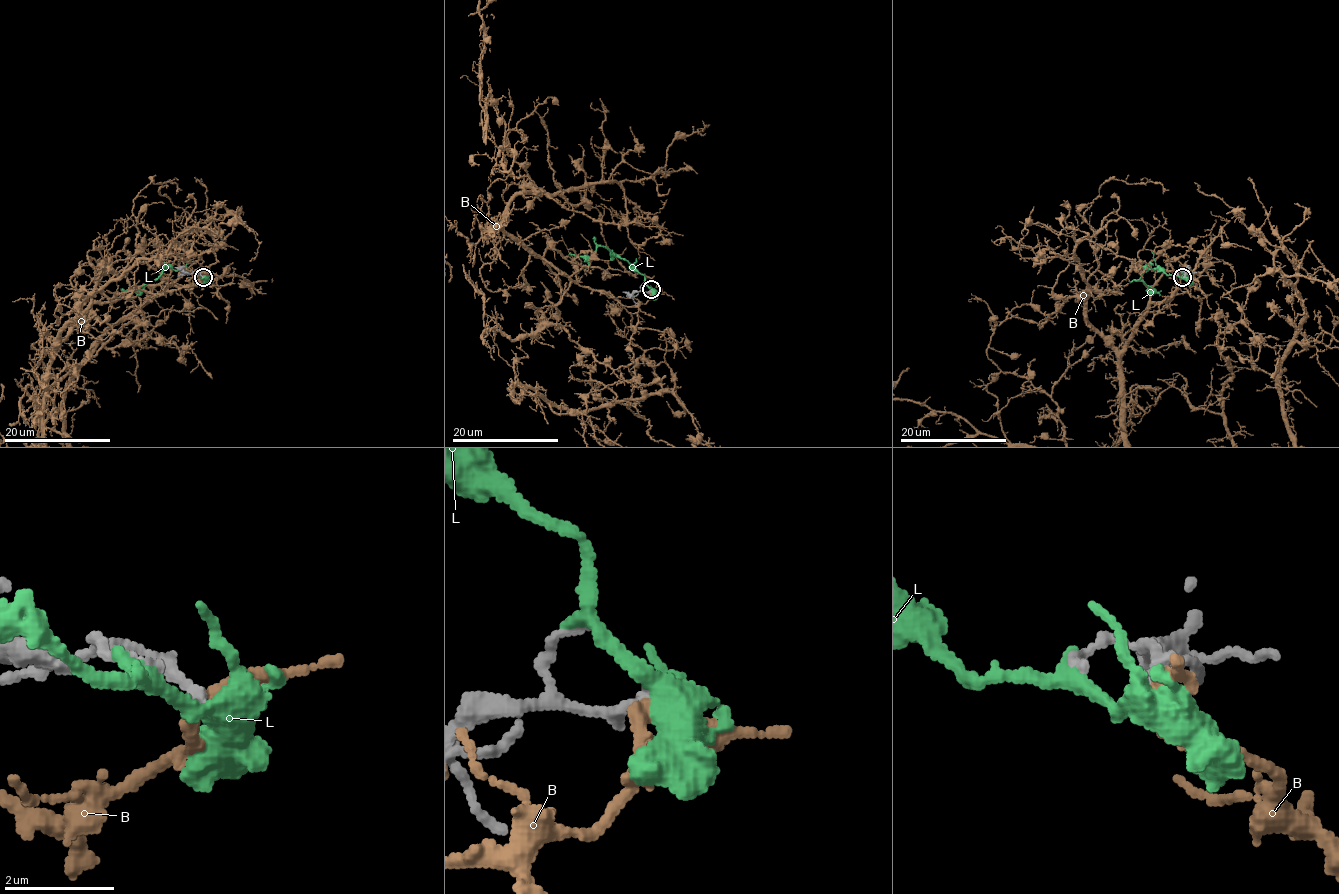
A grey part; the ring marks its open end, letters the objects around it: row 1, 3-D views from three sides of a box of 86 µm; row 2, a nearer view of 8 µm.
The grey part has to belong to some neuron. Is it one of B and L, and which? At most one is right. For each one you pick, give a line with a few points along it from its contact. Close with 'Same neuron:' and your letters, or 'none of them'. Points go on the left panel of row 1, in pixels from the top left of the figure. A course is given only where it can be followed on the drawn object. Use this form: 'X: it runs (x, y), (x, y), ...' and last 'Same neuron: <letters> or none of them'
Same neuron: none of them

